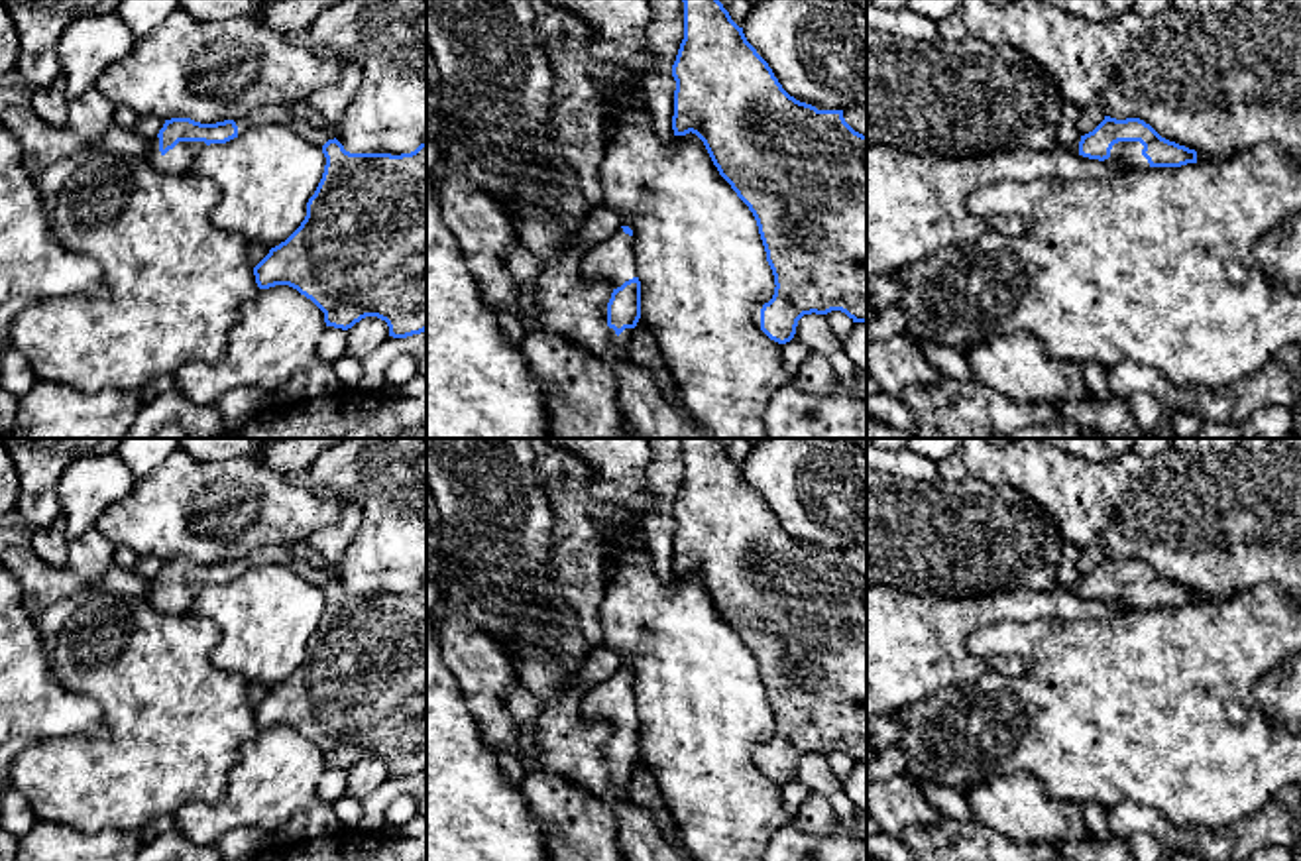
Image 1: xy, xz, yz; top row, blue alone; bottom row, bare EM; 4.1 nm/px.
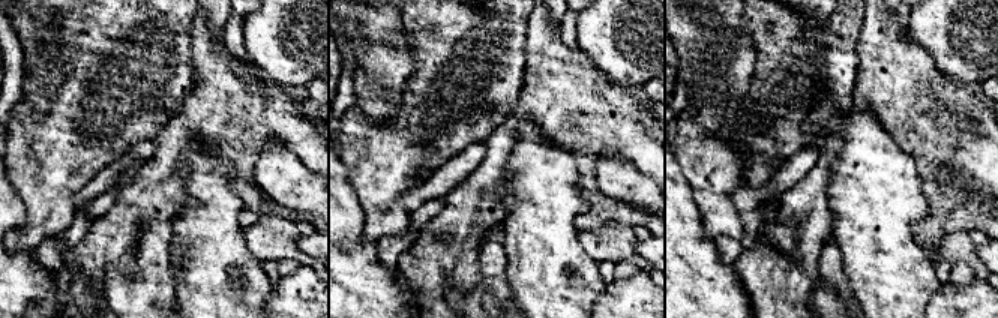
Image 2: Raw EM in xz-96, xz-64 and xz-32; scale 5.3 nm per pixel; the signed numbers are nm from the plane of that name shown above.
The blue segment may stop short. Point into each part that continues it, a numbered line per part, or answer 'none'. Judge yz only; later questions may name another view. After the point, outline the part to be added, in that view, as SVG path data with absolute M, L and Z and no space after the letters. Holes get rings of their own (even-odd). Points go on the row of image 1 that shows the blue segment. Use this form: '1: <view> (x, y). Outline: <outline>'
1: yz (1129, 154). Outline: M1118 142L1110 149L1106 161L1120 163L1124 169L1148 169L1150 163L1142 155L1144 145L1140 142Z

